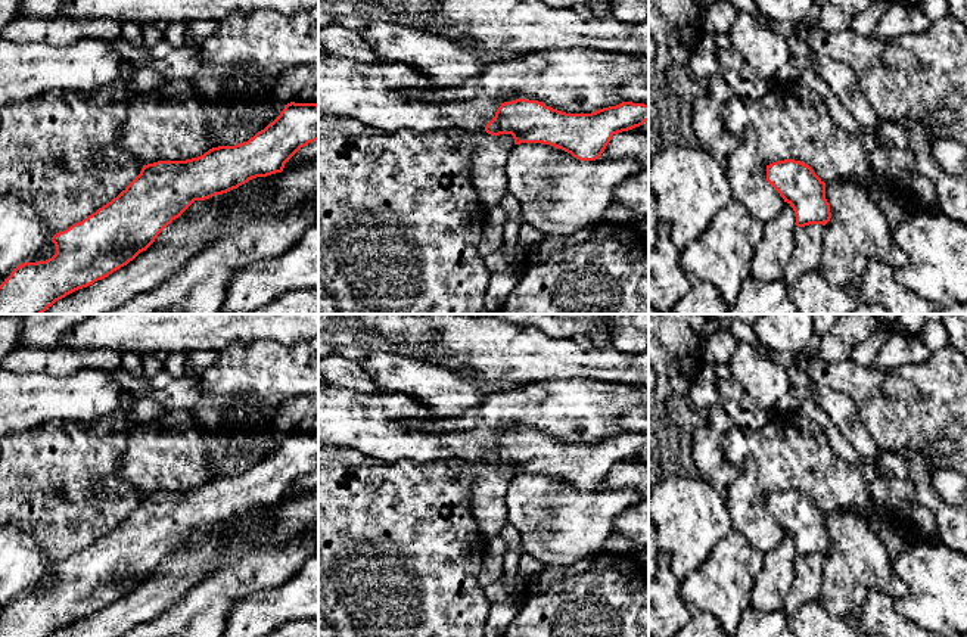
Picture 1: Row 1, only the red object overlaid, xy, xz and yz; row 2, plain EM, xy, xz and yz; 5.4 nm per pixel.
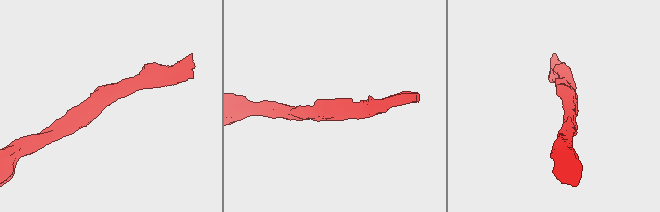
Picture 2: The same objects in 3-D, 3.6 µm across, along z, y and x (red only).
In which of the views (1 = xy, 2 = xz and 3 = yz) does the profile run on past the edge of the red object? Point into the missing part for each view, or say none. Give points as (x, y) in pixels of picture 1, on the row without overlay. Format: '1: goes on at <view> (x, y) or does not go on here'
1: does not go on here
2: does not go on here
3: does not go on here

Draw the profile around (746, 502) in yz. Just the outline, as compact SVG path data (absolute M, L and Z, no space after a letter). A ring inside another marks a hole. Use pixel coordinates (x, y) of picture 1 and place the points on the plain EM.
M752 456L741 466L740 476L730 485L725 504L731 528L740 532L762 554L778 547L784 529L767 512L767 494L762 491Z

